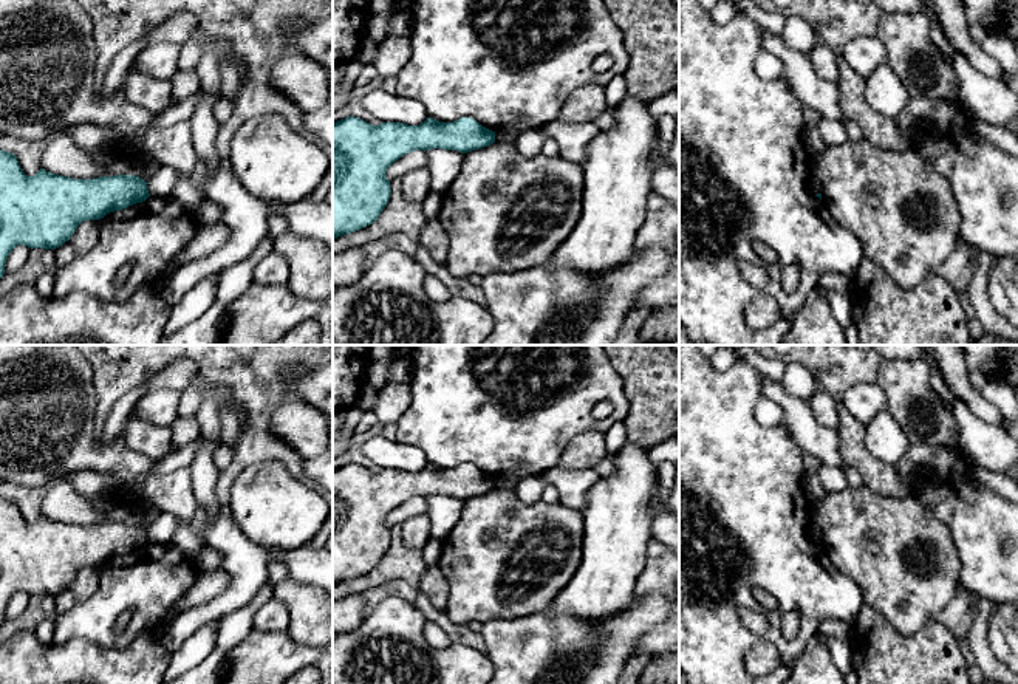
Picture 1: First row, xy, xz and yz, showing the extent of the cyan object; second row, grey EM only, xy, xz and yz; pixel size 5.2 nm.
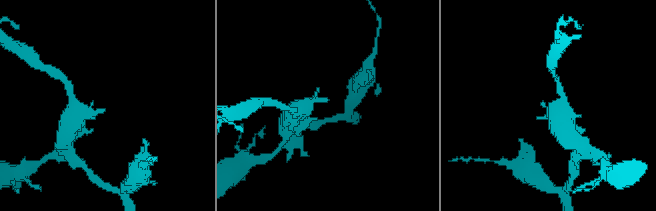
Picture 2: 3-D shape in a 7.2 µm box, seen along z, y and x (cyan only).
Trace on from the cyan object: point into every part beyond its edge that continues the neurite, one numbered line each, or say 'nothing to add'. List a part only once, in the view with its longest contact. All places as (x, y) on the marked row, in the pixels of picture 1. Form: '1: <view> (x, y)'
nothing to add

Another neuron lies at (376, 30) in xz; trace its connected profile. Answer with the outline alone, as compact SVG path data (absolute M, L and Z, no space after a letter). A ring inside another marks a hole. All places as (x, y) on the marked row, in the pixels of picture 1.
M398 0L396 8L391 14L385 14L385 12L371 12L370 20L368 20L368 26L367 26L367 39L373 40L373 42L382 42L384 39L388 37L388 19L402 9L407 9L408 5L402 0Z

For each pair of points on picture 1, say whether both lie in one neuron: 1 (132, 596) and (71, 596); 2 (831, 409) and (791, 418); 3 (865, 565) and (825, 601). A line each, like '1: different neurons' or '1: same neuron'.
1: different neurons
2: different neurons
3: different neurons

